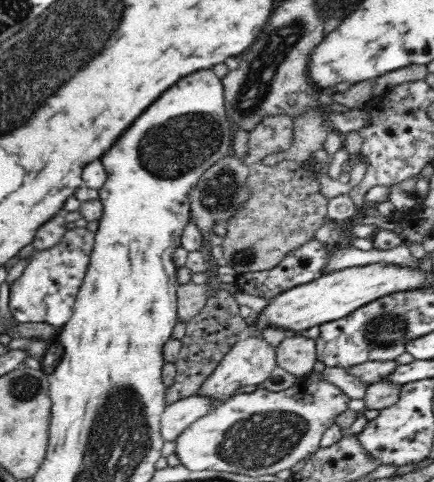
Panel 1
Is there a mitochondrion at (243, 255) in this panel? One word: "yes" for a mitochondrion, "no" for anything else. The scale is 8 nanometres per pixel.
yes

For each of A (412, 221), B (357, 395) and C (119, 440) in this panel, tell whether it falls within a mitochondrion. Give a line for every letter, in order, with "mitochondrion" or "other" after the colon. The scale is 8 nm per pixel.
A: other
B: other
C: mitochondrion

